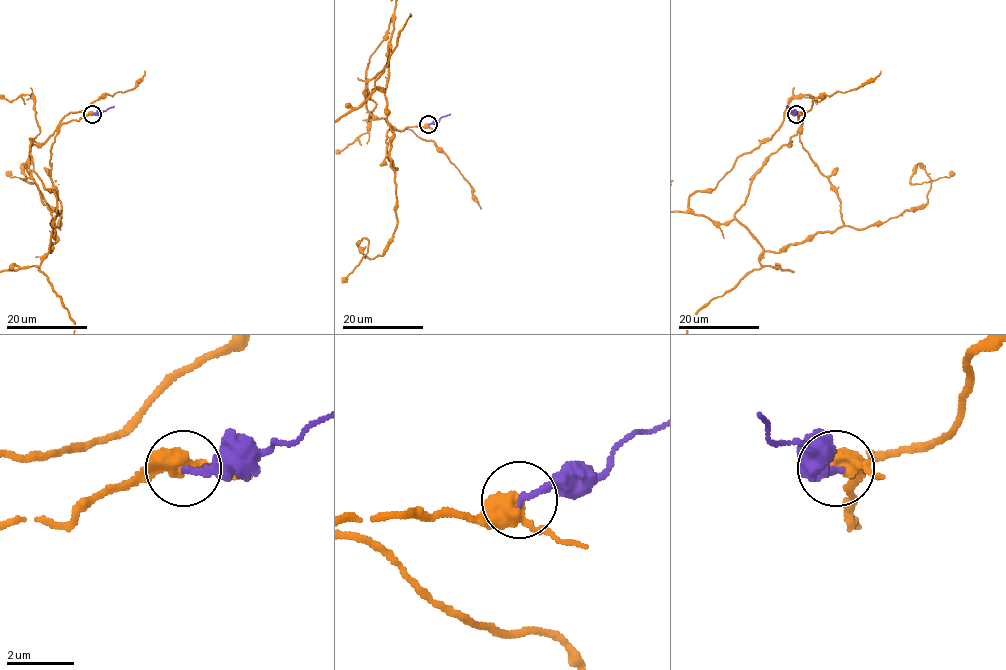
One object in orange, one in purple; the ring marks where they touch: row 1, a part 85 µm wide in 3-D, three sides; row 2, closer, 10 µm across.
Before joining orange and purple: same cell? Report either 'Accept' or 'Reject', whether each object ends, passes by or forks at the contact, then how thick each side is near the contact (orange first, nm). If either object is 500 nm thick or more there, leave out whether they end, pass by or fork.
Accept. At the ring orange passes by. At the ring purple ends. Thickness 460 nm (orange) against 200 nm

